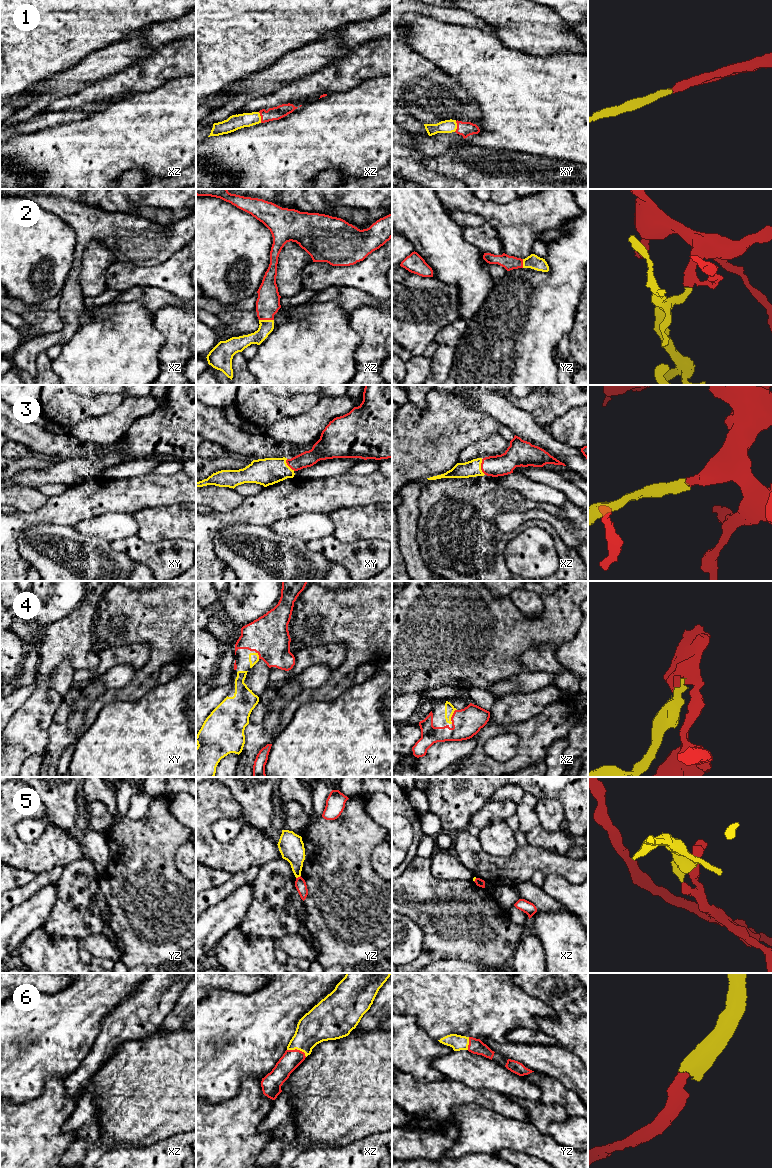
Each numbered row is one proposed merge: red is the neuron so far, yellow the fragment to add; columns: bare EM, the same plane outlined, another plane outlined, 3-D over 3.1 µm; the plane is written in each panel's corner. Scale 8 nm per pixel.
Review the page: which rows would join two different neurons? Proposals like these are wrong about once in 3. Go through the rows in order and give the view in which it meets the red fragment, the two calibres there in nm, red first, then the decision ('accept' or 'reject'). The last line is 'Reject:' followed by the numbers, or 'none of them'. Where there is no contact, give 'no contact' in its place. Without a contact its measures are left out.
1: xz | 110/120 nm | accept
2: xz | 190/110 nm | accept
3: xz | 170/130 nm | accept
4: xz | 240/80 nm | accept
5: yz | 90/200 nm | reject
6: xz | 160/260 nm | accept
Reject: 5

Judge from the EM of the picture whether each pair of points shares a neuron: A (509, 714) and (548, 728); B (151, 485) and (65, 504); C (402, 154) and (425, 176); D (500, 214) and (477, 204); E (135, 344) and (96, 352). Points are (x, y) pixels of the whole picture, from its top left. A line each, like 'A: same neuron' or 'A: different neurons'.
A: different neurons
B: same neuron
C: same neuron
D: same neuron
E: same neuron

